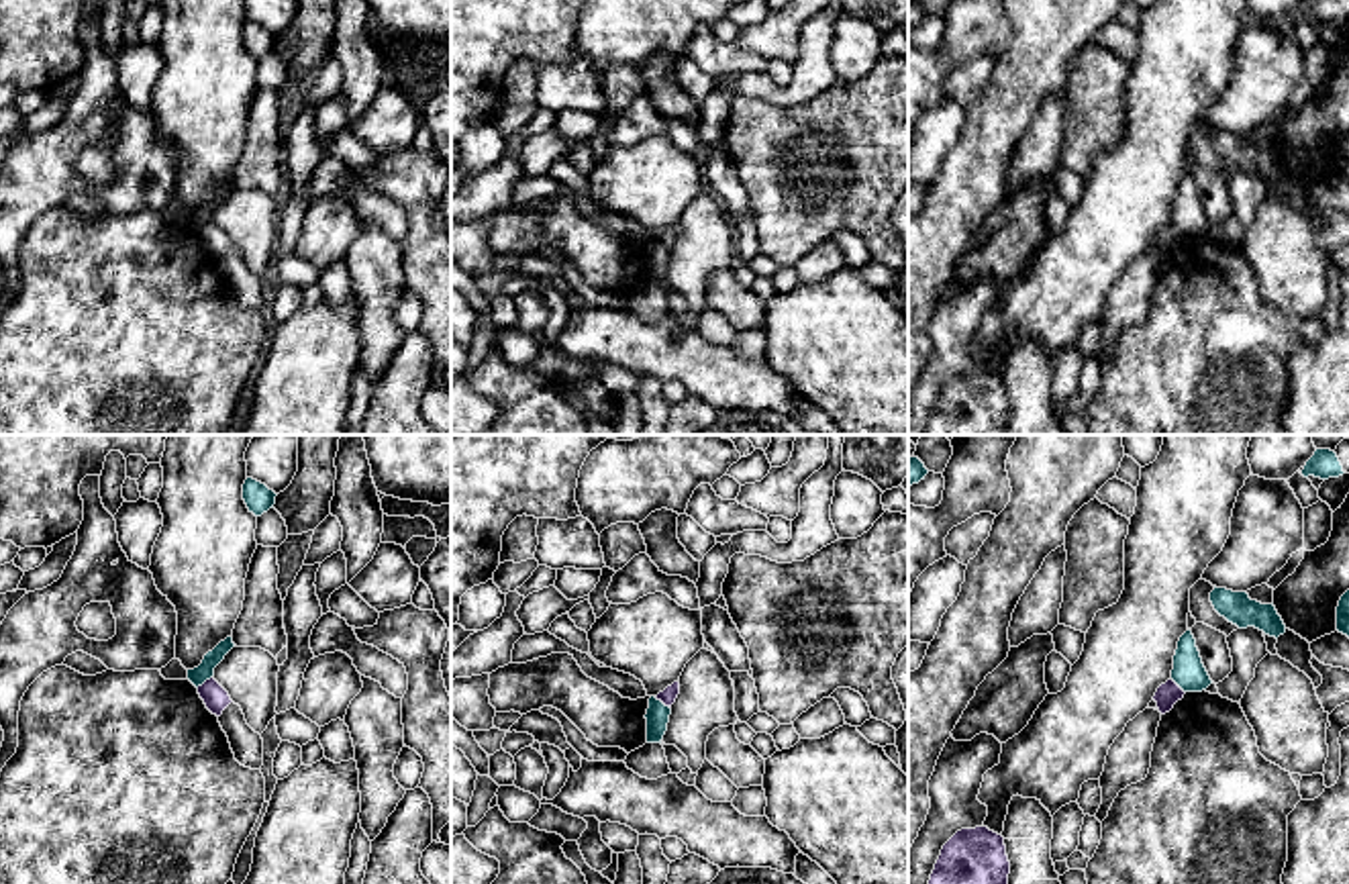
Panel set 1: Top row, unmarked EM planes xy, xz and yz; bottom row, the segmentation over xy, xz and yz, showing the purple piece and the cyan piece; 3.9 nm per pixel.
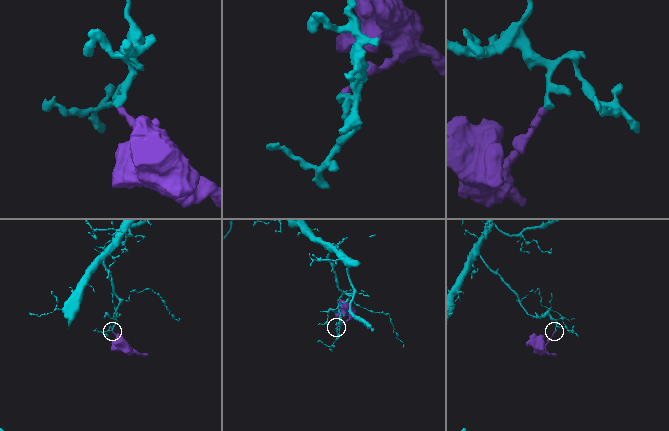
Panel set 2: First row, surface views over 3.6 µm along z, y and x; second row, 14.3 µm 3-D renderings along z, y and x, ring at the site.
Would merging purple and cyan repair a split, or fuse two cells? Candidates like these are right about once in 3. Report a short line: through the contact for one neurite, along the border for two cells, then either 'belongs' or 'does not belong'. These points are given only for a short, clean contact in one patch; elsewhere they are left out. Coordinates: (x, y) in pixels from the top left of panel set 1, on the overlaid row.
line xz (654, 697), (670, 709); does not belong

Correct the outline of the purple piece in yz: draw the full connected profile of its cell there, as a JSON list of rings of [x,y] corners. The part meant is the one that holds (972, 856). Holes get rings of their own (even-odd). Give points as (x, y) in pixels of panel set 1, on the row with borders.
[[[988,827],[961,829],[941,849],[929,884],[1008,884],[1004,837]]]

